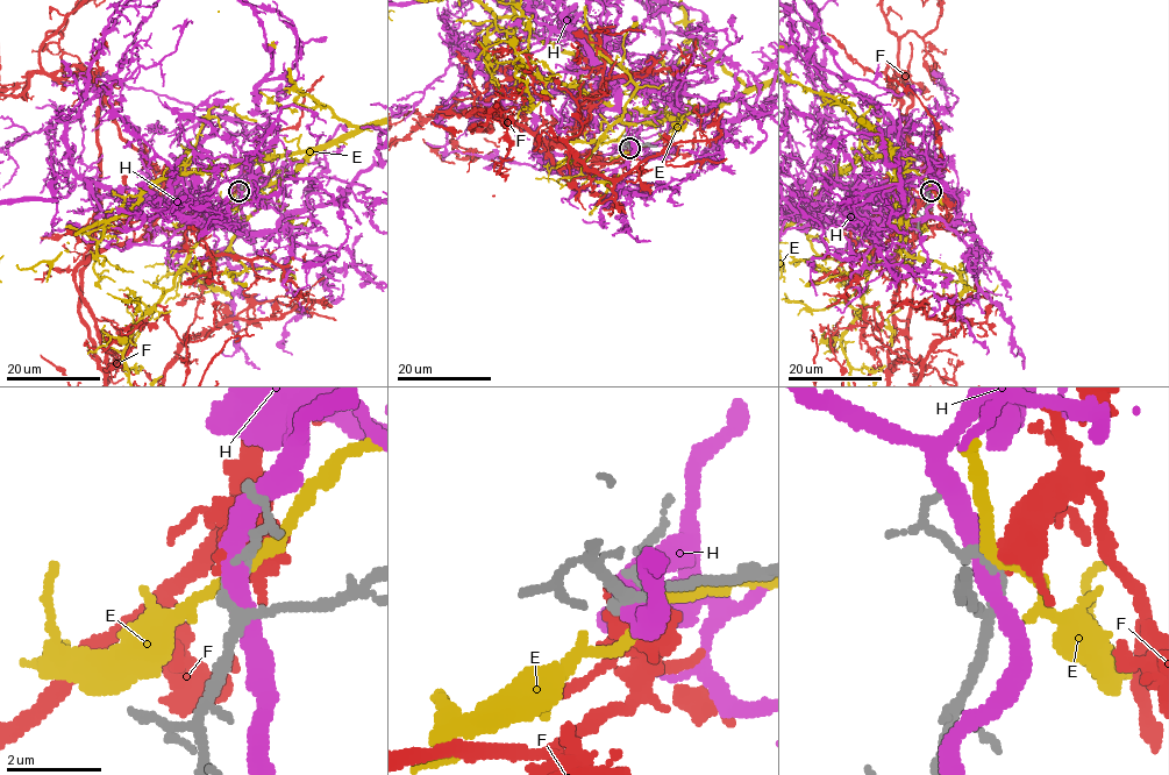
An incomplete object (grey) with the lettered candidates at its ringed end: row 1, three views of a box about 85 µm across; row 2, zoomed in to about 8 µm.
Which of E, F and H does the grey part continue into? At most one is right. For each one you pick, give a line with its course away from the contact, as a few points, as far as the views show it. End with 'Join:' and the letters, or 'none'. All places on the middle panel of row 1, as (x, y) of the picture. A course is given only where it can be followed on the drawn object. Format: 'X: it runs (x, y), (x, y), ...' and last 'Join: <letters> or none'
Join: F

